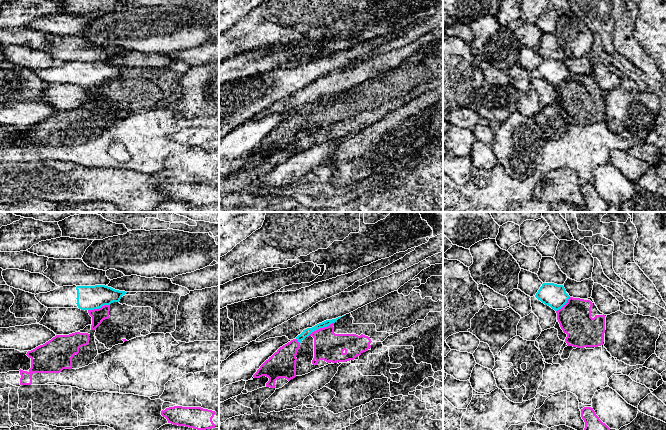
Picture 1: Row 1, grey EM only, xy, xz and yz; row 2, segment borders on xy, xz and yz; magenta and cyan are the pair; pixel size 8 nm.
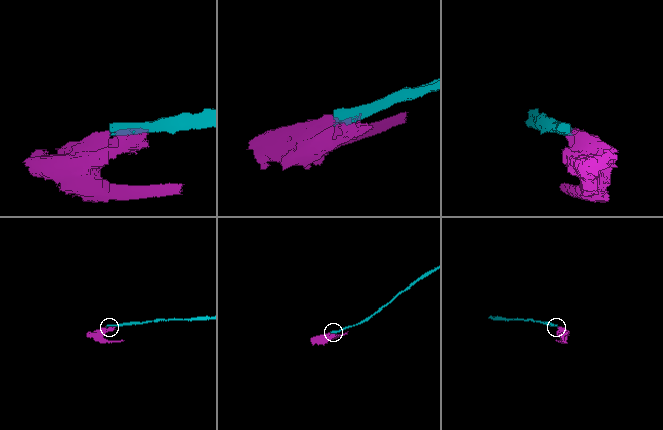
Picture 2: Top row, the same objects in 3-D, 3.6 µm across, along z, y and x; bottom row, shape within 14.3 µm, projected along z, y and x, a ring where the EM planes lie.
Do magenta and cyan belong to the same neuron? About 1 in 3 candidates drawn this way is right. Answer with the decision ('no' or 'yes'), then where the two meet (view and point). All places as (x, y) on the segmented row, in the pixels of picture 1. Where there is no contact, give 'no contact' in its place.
no | xz (320, 328)

